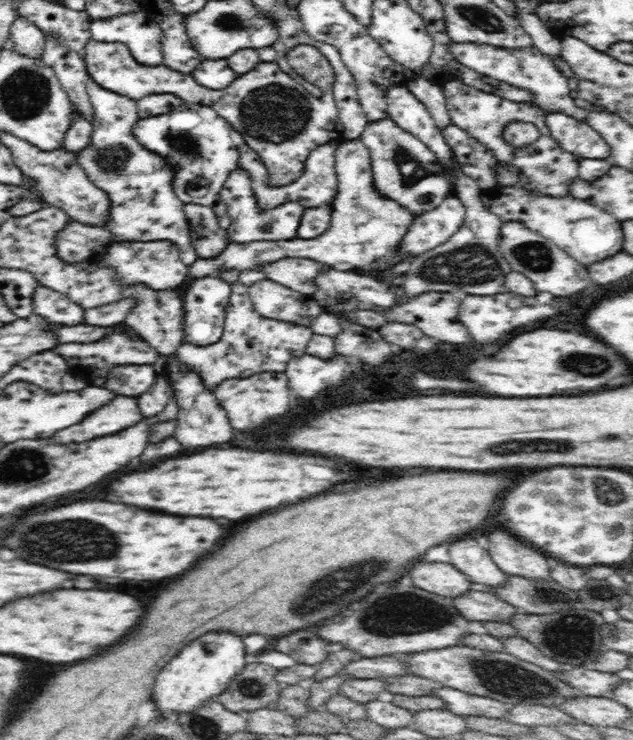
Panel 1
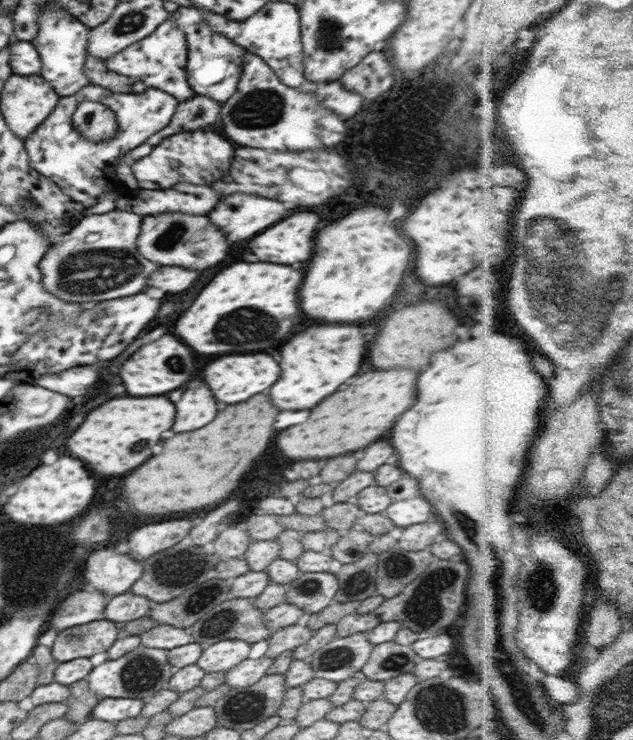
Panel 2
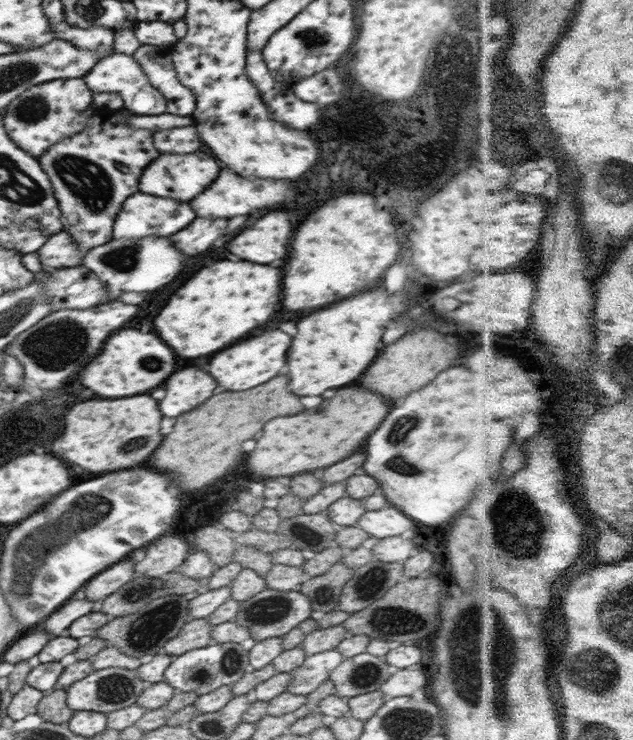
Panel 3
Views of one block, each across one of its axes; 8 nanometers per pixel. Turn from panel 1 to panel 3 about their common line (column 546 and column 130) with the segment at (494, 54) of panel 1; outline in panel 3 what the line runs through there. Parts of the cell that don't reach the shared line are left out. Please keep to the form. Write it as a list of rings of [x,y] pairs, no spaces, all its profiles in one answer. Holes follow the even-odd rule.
[[[112,53],[111,55],[102,57],[98,66],[94,66],[86,76],[84,82],[92,92],[112,92],[119,94],[124,100],[123,108],[128,108],[134,114],[164,114],[166,112],[166,100],[162,93],[148,80],[144,74],[143,67],[136,62],[133,55]]]

